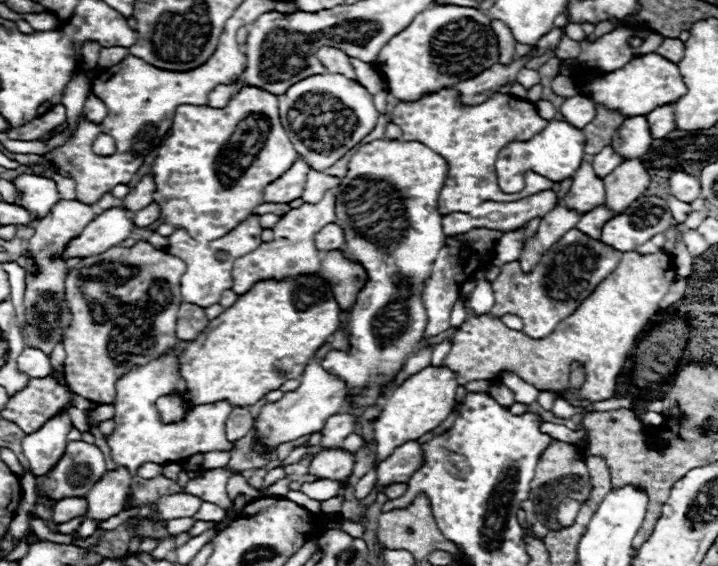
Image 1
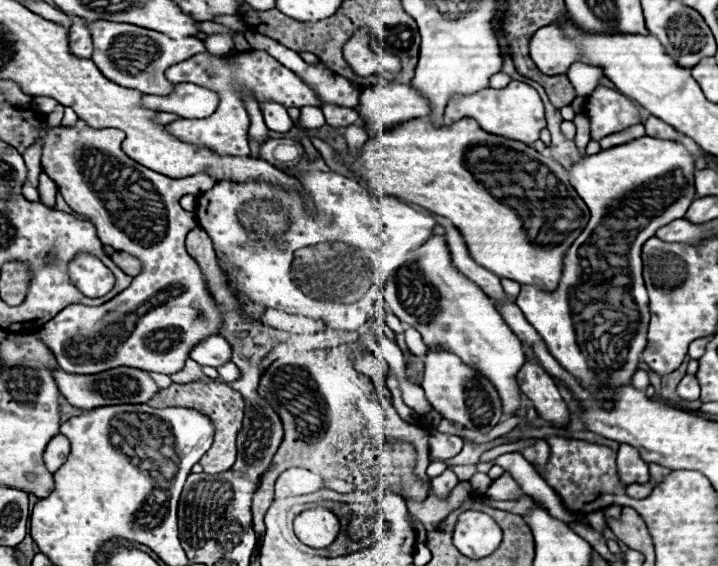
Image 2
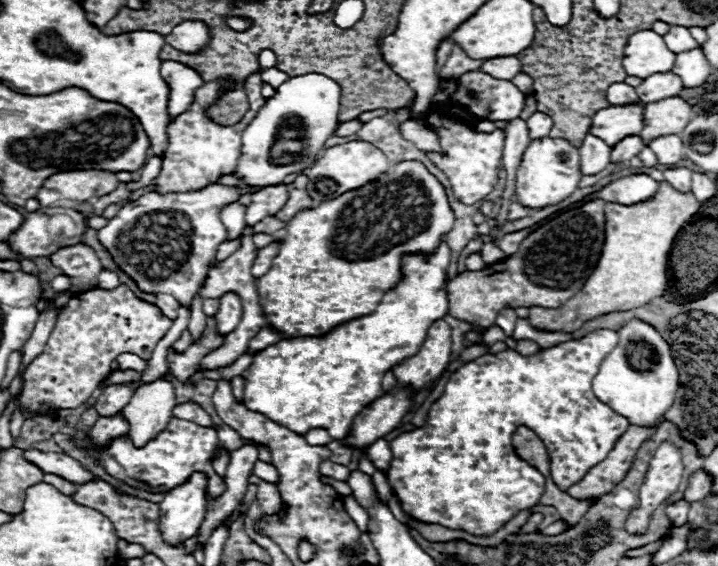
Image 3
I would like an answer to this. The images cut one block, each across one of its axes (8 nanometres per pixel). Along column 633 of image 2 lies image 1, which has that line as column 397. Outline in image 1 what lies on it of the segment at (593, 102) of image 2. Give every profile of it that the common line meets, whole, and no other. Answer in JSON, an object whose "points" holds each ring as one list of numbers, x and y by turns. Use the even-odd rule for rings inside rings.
{"points":[[448,86,414,102,398,102,390,116,390,122,400,126,402,140,426,144,448,162,448,178,444,180,438,198,438,210,442,214,470,212,474,206,486,200,512,202,552,188,550,180,543,176,534,176,532,172,526,172,526,186,520,194,504,194,496,182,494,164,504,144,510,144,512,140,530,140,548,124,548,120,538,116,536,106,526,100,494,92,482,104,462,106,460,92,454,90,454,86]]}

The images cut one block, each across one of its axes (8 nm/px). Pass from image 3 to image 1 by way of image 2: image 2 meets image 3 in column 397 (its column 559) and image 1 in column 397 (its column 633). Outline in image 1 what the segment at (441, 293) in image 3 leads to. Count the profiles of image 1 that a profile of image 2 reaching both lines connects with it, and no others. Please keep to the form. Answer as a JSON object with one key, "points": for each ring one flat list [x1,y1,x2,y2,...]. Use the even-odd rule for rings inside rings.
{"points":[[374,140,362,146,352,160,348,162,348,172,338,186,338,206,336,224,344,230,344,256,352,262,362,264,366,270,366,284,356,296,356,304,348,312,348,322,344,326,348,338,348,350,330,350,322,360,322,368,346,382,348,396,346,404,352,408,376,406,382,396,390,392,386,386,402,370,408,356,412,356,418,344,424,338,428,324,426,308,422,304,422,290,430,278,430,266,436,260,436,254,446,242,442,232,442,214,438,212,438,194,444,186,448,174,446,160,434,150,426,148,420,142,398,142,398,140]]}

